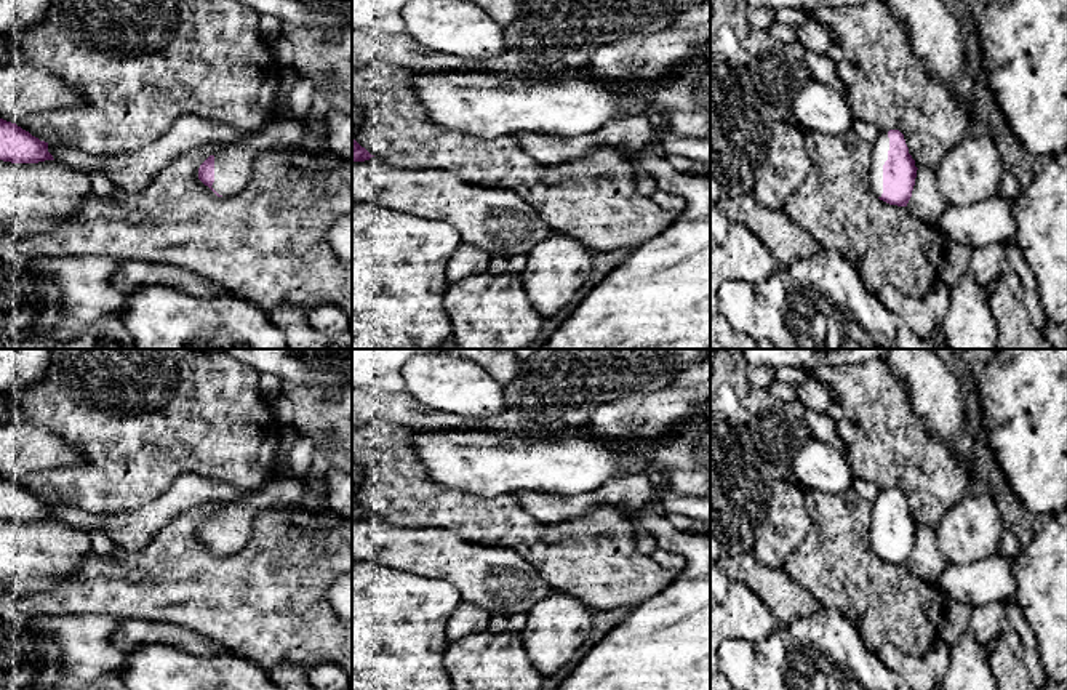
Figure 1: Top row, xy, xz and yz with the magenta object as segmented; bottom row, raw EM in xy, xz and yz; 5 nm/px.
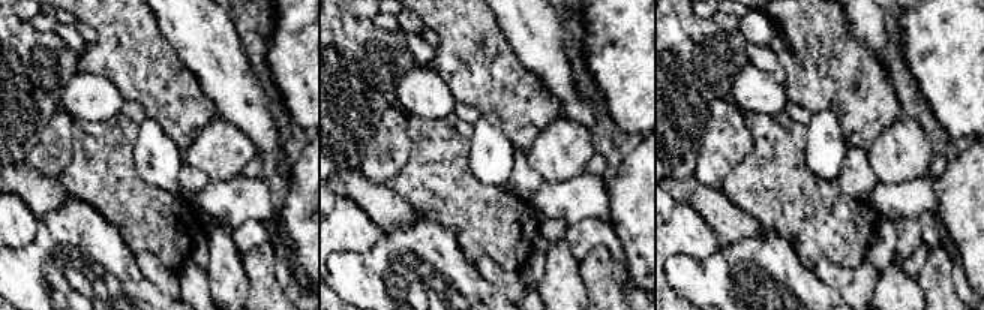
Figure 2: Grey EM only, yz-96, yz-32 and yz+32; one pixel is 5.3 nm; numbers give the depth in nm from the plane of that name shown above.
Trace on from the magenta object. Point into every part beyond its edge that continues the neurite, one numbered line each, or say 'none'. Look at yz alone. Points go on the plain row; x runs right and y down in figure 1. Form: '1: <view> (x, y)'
1: yz (835, 564)

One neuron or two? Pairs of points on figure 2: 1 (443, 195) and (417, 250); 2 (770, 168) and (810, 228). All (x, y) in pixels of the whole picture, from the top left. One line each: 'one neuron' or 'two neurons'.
1: two neurons
2: one neuron

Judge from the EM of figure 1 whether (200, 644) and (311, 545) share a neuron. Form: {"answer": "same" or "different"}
{"answer": "different"}

